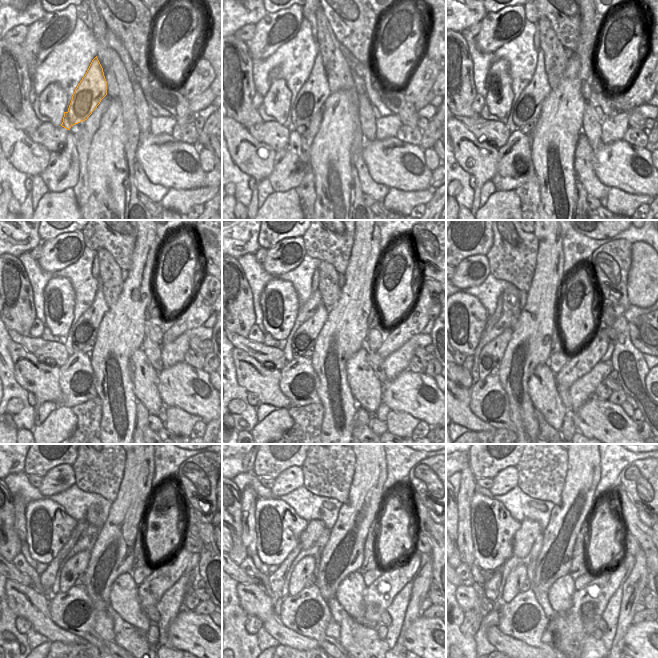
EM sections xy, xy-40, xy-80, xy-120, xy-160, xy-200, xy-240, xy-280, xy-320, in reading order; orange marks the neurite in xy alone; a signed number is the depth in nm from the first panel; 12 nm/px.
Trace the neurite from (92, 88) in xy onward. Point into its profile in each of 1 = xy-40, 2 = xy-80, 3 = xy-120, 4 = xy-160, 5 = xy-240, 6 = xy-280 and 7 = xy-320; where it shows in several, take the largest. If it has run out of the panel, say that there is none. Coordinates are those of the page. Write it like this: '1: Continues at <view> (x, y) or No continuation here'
1: Continues at xy-40 (310, 99)
2: Continues at xy-80 (528, 106)
3: Continues at xy-120 (84, 332)
4: Continues at xy-160 (309, 332)
5: Continues at xy-240 (63, 576)
6: Continues at xy-280 (287, 581)
7: Continues at xy-320 (510, 594).

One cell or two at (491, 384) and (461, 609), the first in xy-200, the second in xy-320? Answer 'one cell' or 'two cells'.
two cells

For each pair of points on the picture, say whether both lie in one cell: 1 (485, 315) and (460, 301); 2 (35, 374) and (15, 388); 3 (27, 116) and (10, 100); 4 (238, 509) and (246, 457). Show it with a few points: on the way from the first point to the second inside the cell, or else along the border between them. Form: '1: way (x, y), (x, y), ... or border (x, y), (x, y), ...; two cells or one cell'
1: border (475, 291), (477, 321); two cells
2: border (13, 362), (14, 379), (28, 391); two cells
3: way (23, 113), (14, 104); one cell
4: border (232, 479), (242, 495); two cells

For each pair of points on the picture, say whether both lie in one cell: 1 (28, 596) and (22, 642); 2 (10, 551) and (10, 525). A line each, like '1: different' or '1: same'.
1: different
2: same

